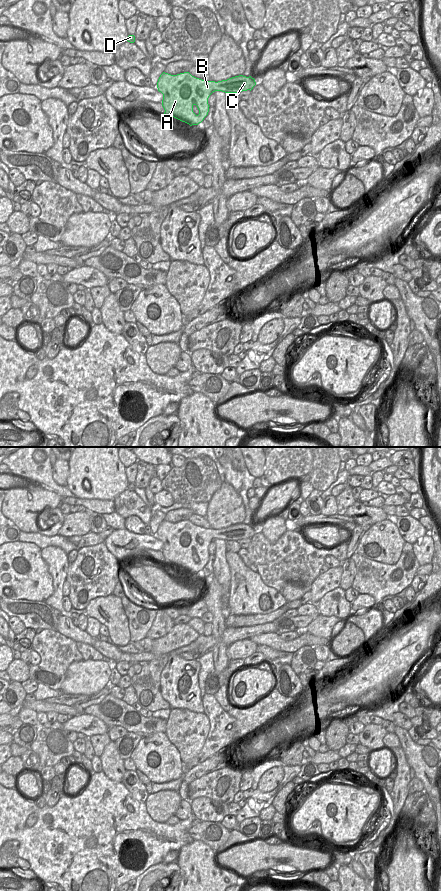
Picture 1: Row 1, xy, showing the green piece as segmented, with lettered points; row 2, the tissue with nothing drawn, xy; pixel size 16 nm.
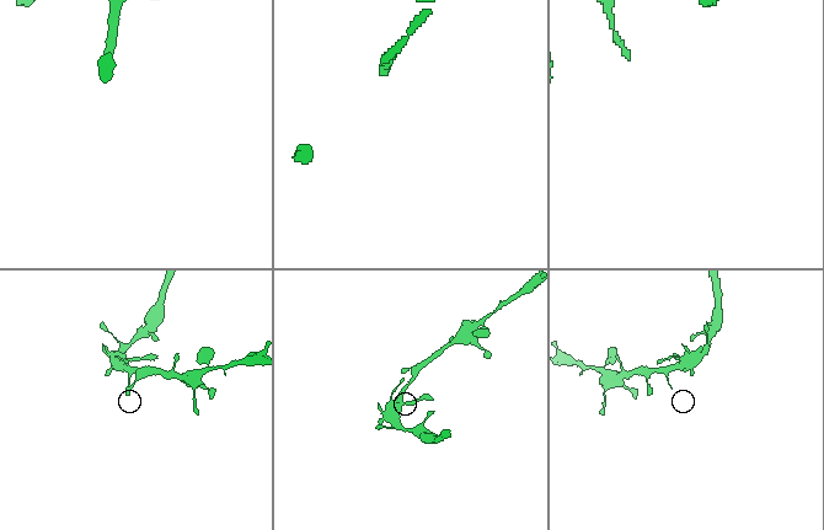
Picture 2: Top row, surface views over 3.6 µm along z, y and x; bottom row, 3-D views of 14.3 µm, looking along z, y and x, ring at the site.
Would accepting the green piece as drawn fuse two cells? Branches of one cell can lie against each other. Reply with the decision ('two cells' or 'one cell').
one cell

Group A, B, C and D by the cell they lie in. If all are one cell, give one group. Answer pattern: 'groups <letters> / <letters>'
groups A B C D

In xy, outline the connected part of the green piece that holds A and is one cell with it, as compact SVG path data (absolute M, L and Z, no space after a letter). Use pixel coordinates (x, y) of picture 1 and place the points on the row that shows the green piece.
M163 72L157 82L158 91L163 94L163 115L174 117L190 126L198 125L208 115L208 98L213 92L251 91L255 85L255 79L251 76L239 75L215 82L196 78L189 72L177 75Z

